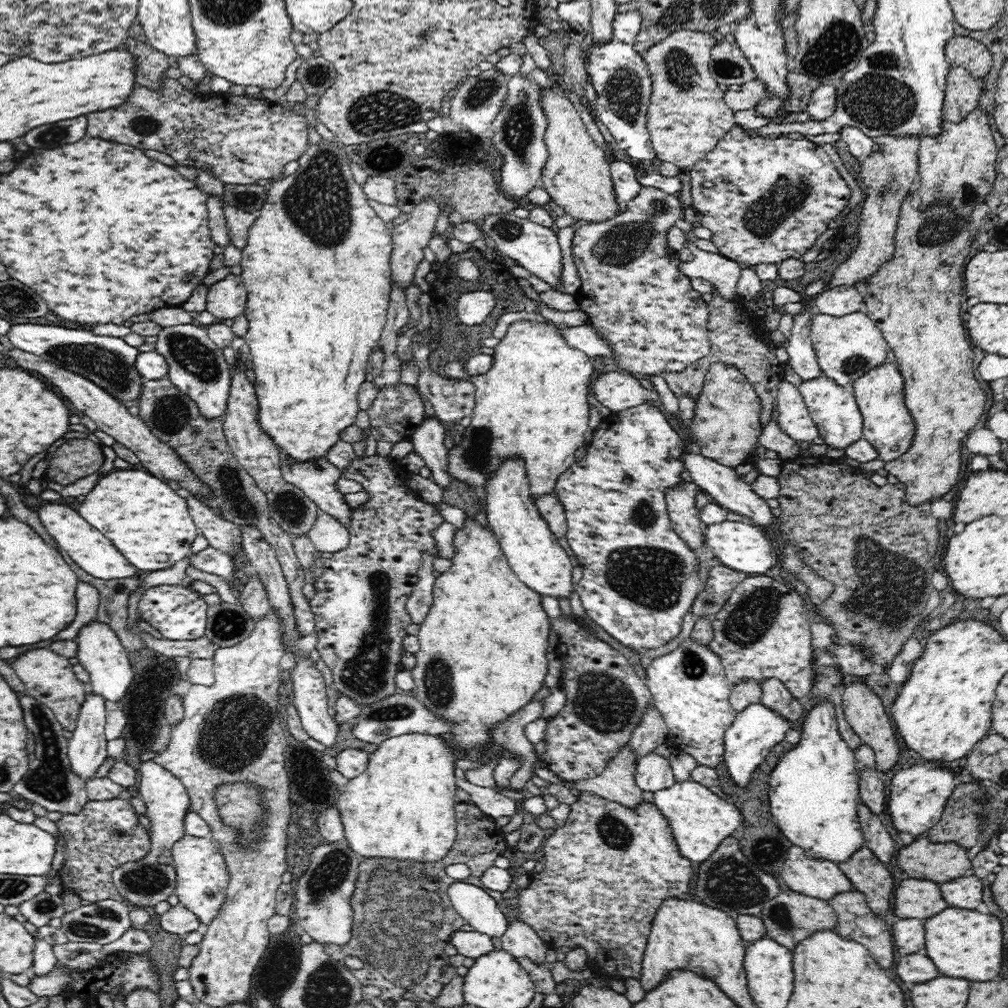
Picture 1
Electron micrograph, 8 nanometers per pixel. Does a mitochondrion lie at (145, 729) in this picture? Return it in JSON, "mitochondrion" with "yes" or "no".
{"mitochondrion":"yes"}

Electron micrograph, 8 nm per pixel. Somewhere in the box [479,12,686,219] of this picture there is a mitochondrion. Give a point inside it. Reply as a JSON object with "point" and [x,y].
{"point":[623,90]}

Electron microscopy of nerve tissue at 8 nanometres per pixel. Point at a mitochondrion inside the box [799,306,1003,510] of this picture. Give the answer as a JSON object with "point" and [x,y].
{"point":[853,364]}

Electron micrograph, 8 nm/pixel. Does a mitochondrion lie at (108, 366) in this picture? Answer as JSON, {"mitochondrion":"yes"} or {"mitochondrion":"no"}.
{"mitochondrion":"yes"}

